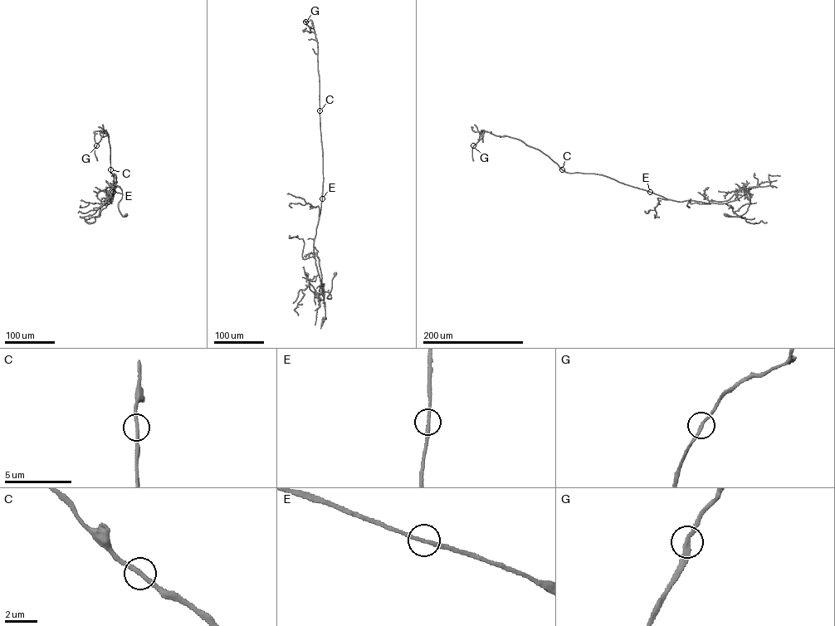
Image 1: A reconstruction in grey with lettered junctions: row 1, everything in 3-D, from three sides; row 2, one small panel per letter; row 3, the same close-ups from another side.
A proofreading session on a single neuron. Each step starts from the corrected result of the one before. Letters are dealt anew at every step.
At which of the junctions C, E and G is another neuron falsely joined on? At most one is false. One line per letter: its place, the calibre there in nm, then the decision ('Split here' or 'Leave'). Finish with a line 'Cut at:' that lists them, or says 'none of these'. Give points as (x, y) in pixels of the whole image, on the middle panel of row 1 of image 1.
C: Place: (319, 110). Thickness 240 nm. Leave
E: Place: (322, 198). Thickness 240 nm. Leave
G: Place: (305, 22). Thickness 220 nm. Leave
Cut at: none of these

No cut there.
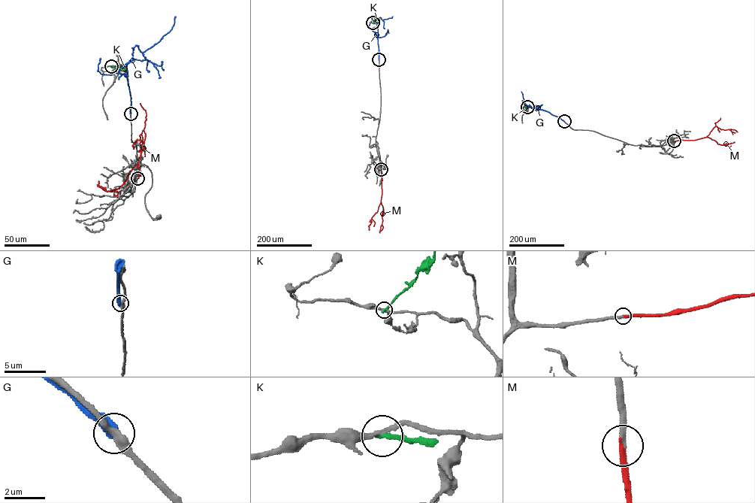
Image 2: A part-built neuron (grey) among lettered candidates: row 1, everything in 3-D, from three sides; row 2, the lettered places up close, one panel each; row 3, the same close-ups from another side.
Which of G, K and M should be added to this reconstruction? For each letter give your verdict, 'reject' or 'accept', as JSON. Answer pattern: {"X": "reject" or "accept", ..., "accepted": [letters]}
{"G": "reject", "K": "reject", "M": "accept", "accepted": ["M"]}

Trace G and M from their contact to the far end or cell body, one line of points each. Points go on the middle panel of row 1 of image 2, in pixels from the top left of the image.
G: (379, 59), (377, 22), (380, 17), (382, 19), (392, 16)
M: (381, 169), (381, 200), (383, 209), (379, 233)

